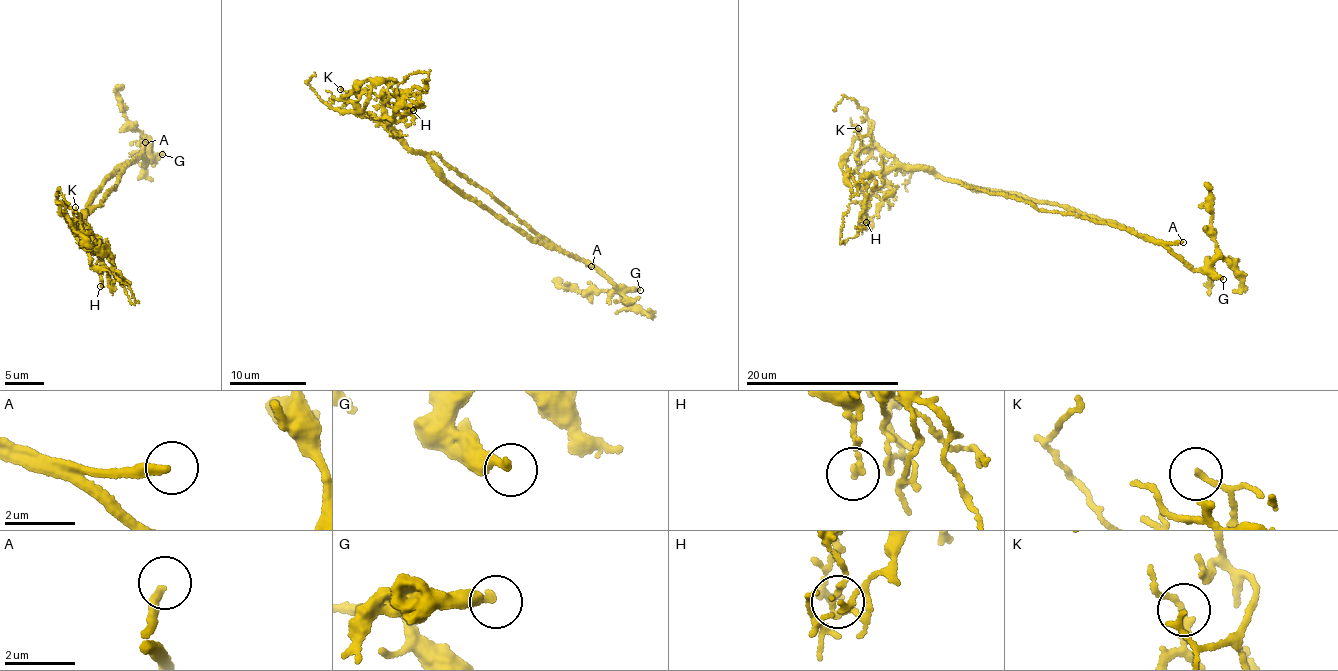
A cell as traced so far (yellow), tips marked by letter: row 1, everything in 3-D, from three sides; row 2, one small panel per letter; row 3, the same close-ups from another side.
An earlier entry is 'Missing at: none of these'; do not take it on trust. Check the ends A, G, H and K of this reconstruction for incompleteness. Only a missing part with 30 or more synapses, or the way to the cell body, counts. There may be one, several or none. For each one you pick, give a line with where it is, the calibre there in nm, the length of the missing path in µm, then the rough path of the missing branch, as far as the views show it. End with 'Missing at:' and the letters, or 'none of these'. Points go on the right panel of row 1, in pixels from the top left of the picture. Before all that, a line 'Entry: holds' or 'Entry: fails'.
Entry: fails
A: at (1183, 242); 240 nm thick; about 35 µm are missing; missing branch runs (1183, 242), (1208, 251), (1215, 263), (1292, 227), (1323, 247)
Missing at: A

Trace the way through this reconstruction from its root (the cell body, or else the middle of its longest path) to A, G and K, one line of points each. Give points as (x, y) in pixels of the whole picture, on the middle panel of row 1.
A: (493, 197), (542, 236), (591, 266)
G: (493, 197), (542, 236), (576, 254), (618, 287), (624, 285), (640, 290)
K: (493, 197), (434, 153), (424, 156), (414, 152), (385, 125), (357, 111), (358, 105), (340, 89)

